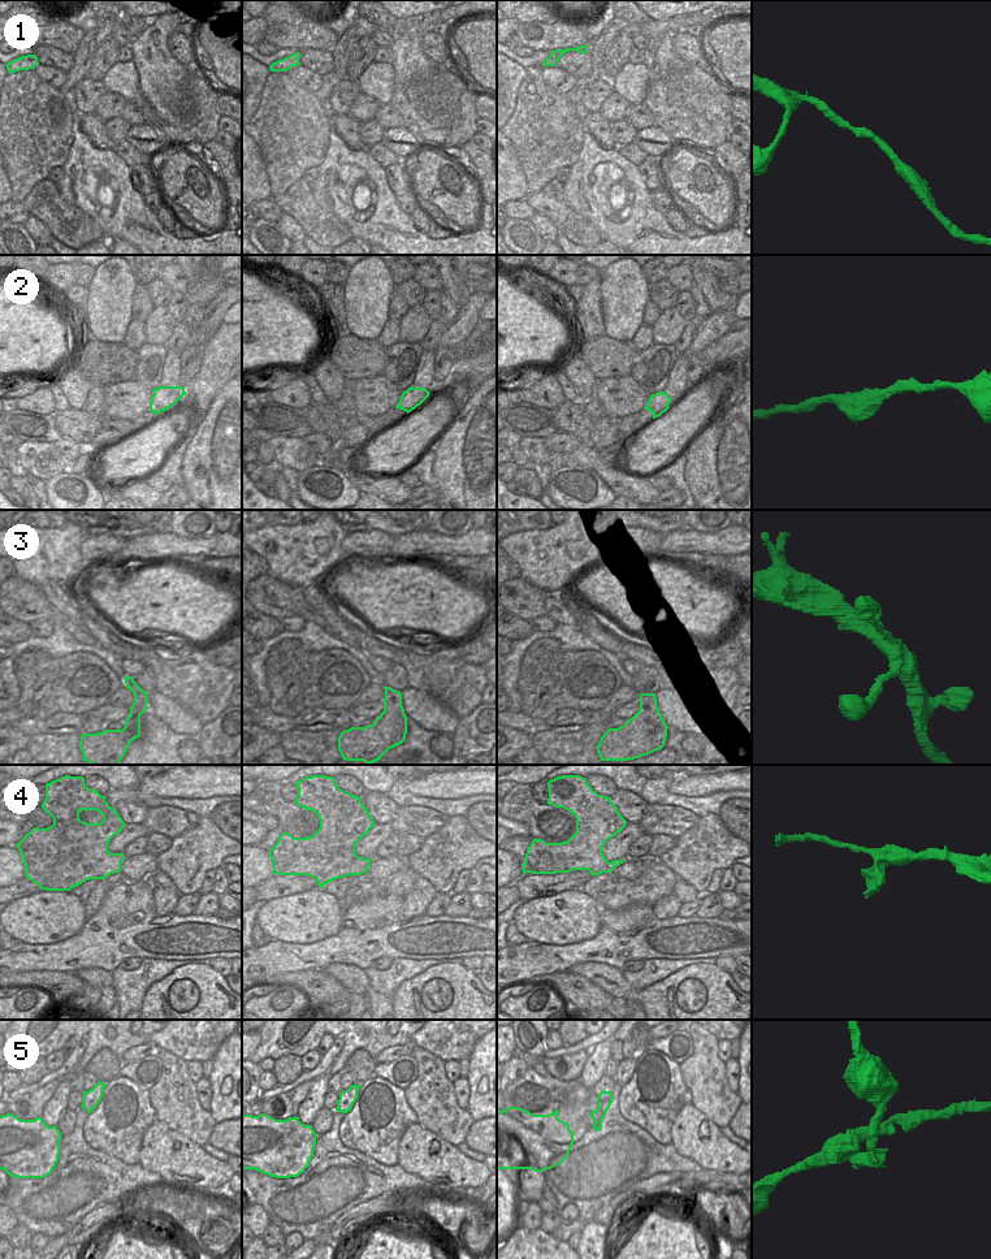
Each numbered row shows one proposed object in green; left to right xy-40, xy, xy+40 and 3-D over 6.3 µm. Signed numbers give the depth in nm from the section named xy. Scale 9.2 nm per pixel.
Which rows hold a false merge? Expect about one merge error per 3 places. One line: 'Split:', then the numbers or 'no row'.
Split: 5.

